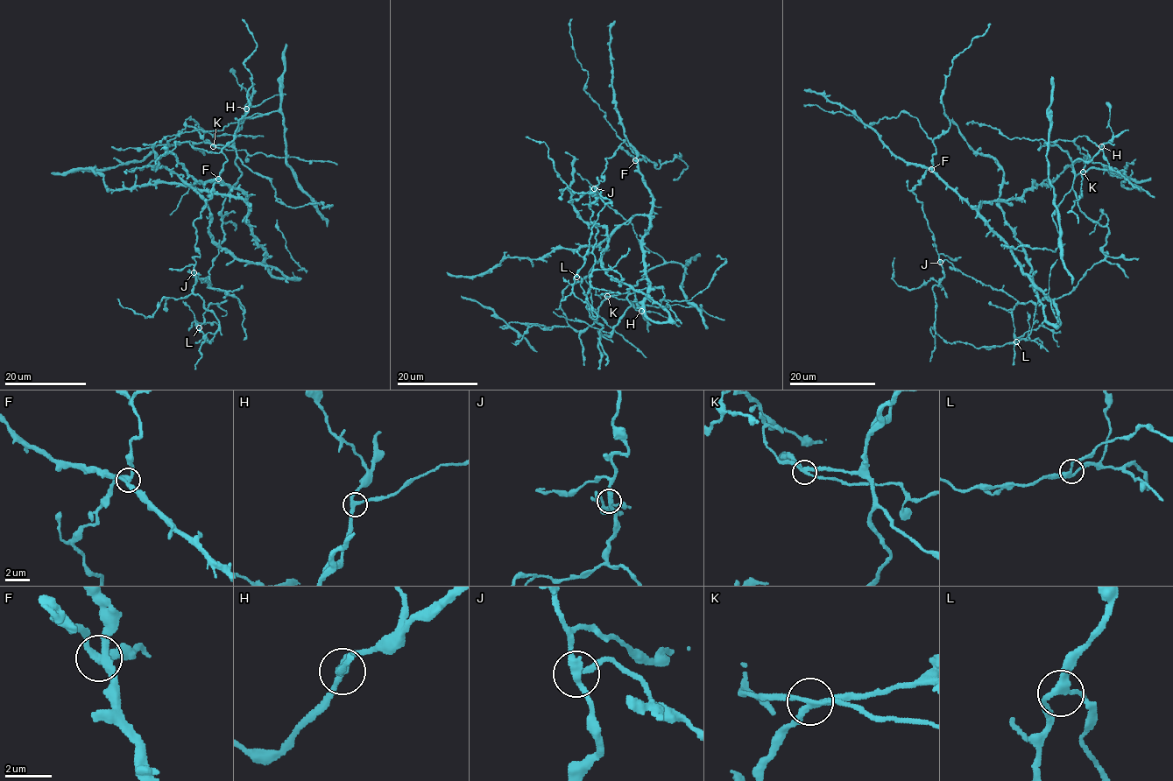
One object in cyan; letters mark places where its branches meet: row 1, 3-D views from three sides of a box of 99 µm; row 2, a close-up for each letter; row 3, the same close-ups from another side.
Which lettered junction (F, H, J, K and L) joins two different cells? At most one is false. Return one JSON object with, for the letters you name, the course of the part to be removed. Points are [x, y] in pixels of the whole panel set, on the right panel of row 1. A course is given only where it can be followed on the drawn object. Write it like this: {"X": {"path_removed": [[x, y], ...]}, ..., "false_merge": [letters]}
{"K": {"path_removed": [[1083, 172], [1080, 196], [1078, 200], [1074, 200], [1070, 211], [1077, 215], [1078, 223]]}, "false_merge": ["K"]}

